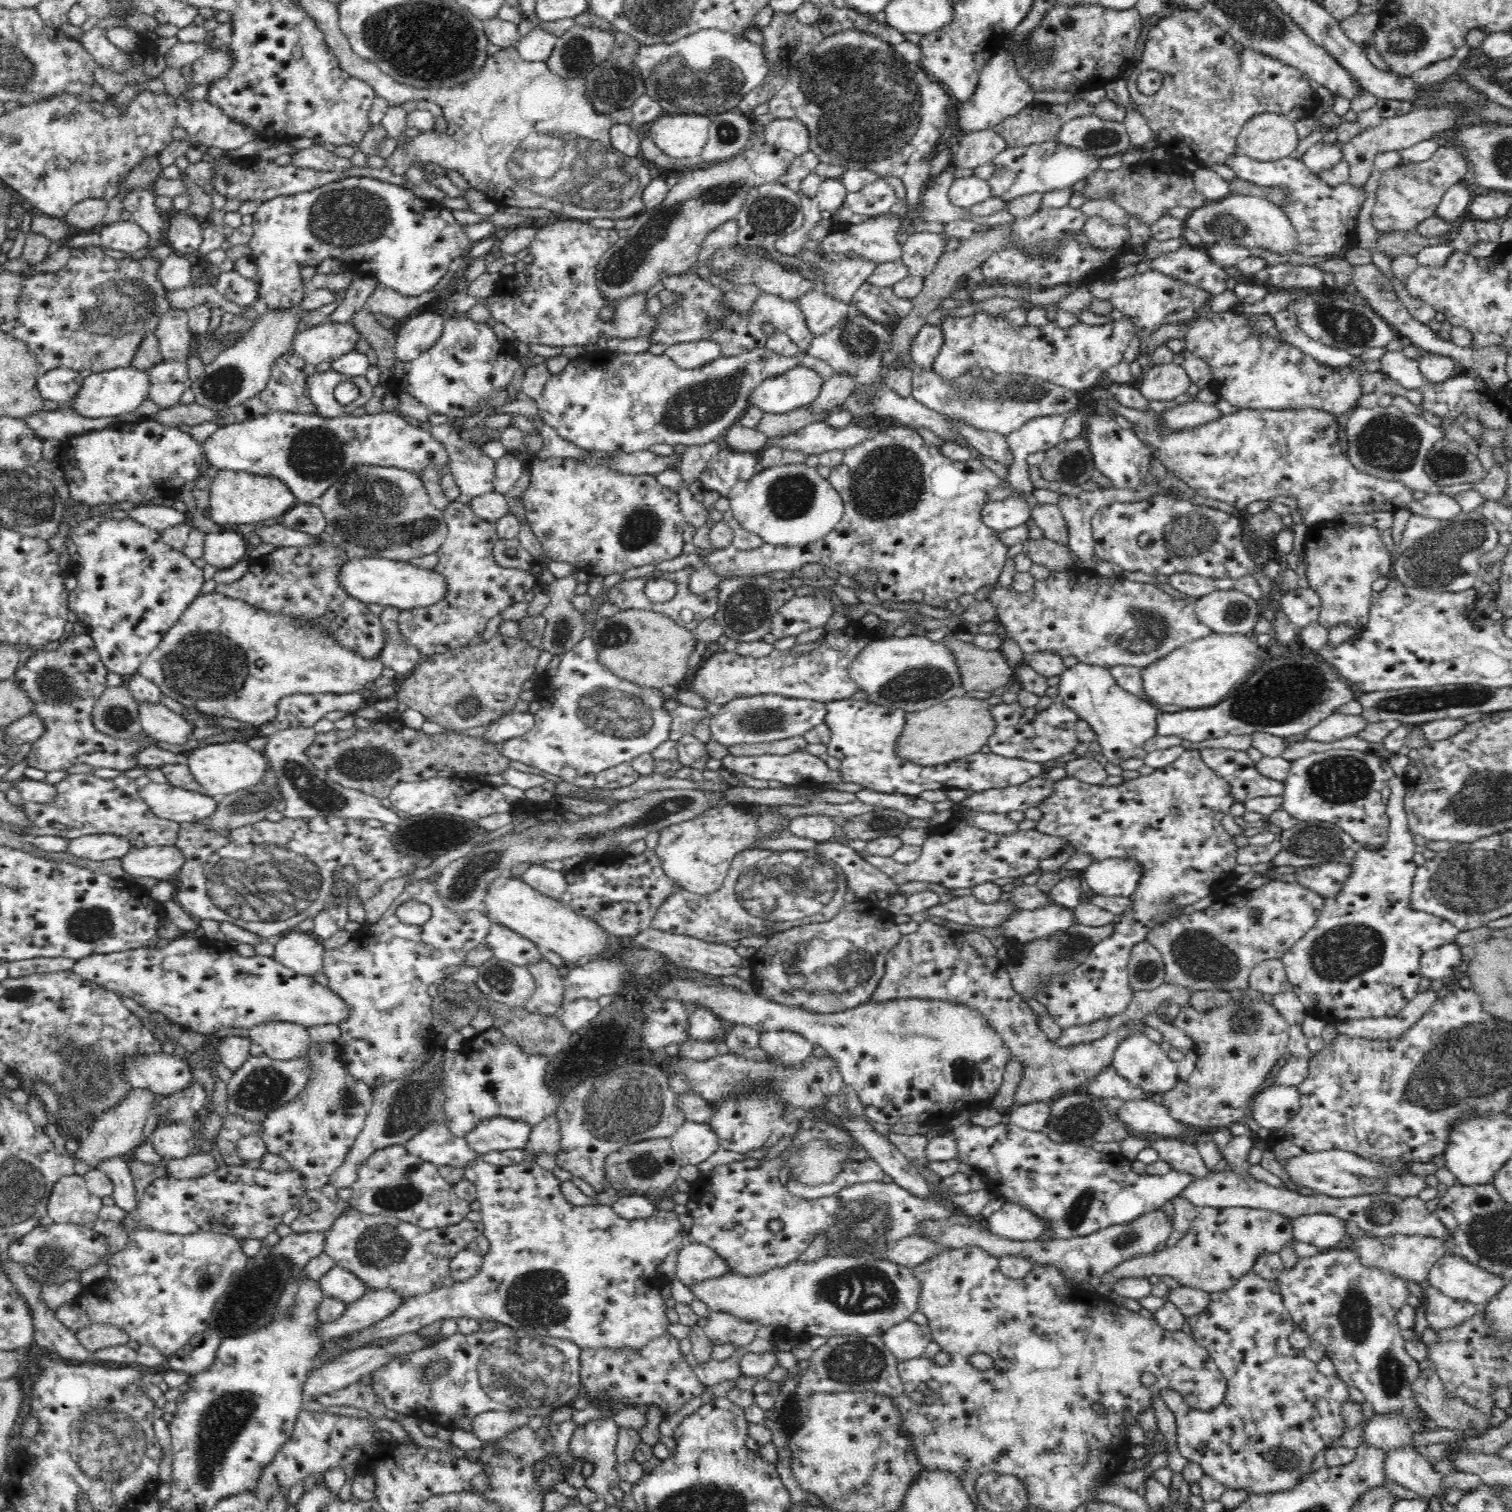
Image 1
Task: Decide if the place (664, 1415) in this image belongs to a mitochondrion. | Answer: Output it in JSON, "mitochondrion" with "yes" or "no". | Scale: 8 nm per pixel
{"mitochondrion":"no"}

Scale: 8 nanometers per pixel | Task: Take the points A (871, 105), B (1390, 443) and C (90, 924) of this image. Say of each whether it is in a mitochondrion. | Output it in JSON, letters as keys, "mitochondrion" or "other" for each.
{"A":"mitochondrion","B":"mitochondrion","C":"mitochondrion"}

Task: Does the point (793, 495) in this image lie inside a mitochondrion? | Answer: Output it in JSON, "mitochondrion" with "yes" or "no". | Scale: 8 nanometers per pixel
{"mitochondrion":"yes"}

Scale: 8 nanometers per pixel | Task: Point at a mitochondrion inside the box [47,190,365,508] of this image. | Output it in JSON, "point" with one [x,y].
{"point":[121,303]}

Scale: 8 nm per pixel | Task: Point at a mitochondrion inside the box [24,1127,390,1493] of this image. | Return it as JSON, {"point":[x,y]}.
{"point":[227,1416]}

